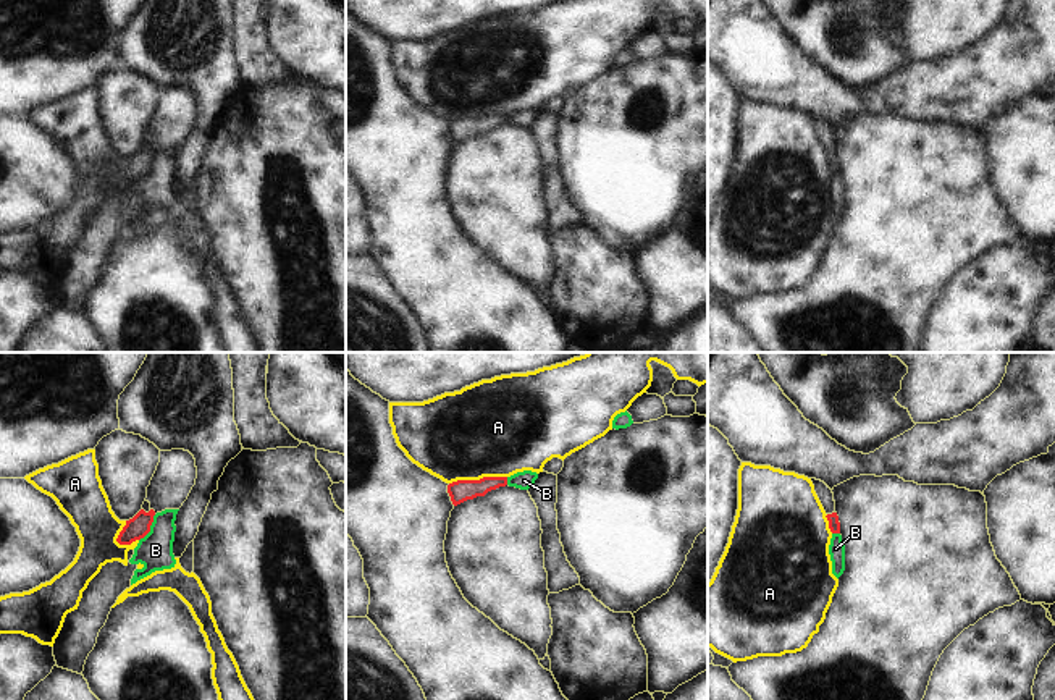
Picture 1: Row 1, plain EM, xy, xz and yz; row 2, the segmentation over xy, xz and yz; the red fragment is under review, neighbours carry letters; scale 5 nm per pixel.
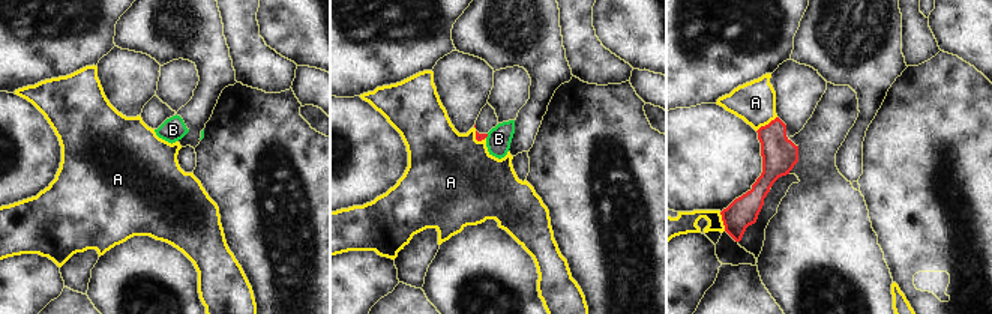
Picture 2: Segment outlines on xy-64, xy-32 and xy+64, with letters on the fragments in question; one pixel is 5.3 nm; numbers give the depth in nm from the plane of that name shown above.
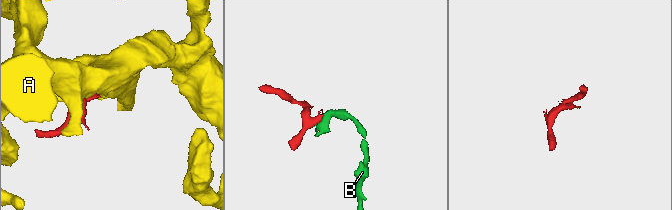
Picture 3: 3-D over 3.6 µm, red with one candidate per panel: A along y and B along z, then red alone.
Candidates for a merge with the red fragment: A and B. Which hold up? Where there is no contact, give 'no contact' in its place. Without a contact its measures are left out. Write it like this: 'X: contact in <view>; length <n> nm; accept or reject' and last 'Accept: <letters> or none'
A: contact in xz; length 300 nm; reject
B: contact in xy; length 160 nm; reject
Accept: none

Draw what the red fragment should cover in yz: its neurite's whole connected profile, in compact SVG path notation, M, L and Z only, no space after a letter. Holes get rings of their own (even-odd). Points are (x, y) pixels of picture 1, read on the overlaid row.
M811 479L813 485L814 485L814 491L826 511L826 517L829 521L829 529L832 533L840 533L840 522L839 522L839 516L835 512L835 501L834 501L834 493L832 490L821 480Z

